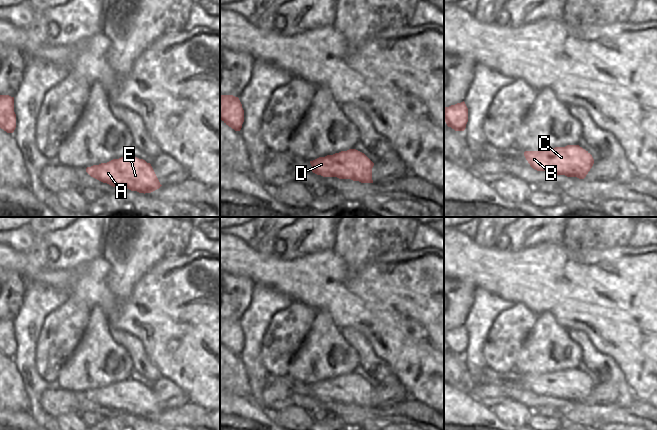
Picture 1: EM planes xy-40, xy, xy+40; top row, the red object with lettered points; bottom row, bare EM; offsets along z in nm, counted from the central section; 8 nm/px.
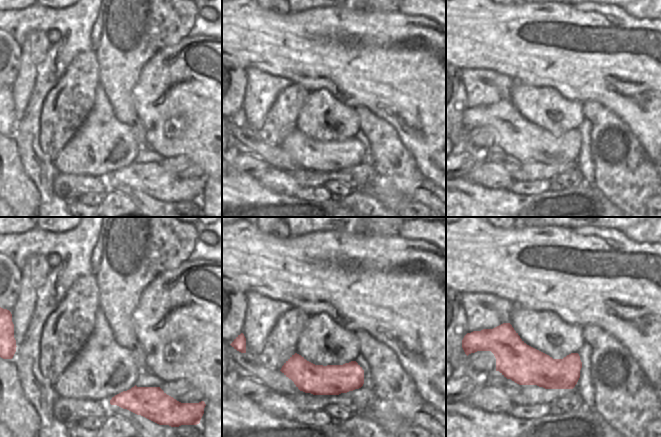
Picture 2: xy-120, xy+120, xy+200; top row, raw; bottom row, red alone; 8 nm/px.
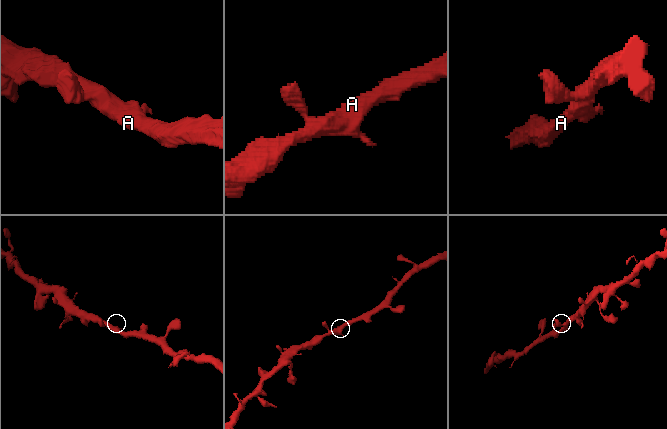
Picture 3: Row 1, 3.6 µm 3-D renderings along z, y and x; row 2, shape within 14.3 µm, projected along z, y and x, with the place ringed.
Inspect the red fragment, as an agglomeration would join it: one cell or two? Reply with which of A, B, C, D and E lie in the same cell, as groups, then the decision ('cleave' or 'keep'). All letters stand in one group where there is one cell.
A B C D E; keep

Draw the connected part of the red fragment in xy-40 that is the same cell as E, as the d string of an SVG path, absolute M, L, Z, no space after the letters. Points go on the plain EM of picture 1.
M133 379L87 391L86 396L113 411L123 411L144 418L162 410L151 388Z

